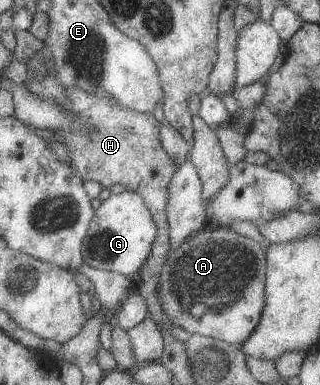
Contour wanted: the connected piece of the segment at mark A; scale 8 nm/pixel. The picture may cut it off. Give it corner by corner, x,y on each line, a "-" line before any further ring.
228,227
206,228
169,252
159,272
159,301
173,326
240,345
264,308
265,270
265,250
258,242
234,234

